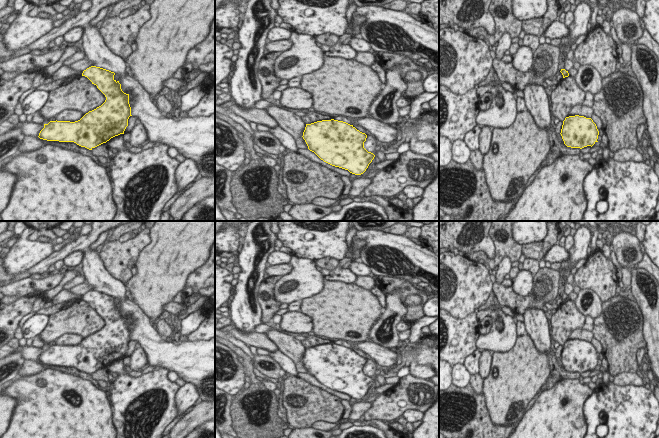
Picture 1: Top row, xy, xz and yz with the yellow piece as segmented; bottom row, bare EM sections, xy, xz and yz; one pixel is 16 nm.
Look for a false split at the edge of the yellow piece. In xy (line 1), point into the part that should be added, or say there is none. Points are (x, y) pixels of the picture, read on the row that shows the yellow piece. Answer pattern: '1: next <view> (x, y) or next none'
1: next none

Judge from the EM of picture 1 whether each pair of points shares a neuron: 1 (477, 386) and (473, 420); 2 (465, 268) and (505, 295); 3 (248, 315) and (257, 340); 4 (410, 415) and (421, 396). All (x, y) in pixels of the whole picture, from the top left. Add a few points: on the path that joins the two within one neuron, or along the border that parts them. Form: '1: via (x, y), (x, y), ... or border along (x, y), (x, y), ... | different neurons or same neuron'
1: border along (469, 383), (476, 394), (482, 394) | different neurons
2: border along (492, 283), (493, 290) | different neurons
3: border along (233, 323), (242, 331), (255, 332) | different neurons
4: border along (424, 413), (408, 409), (402, 415) | different neurons

